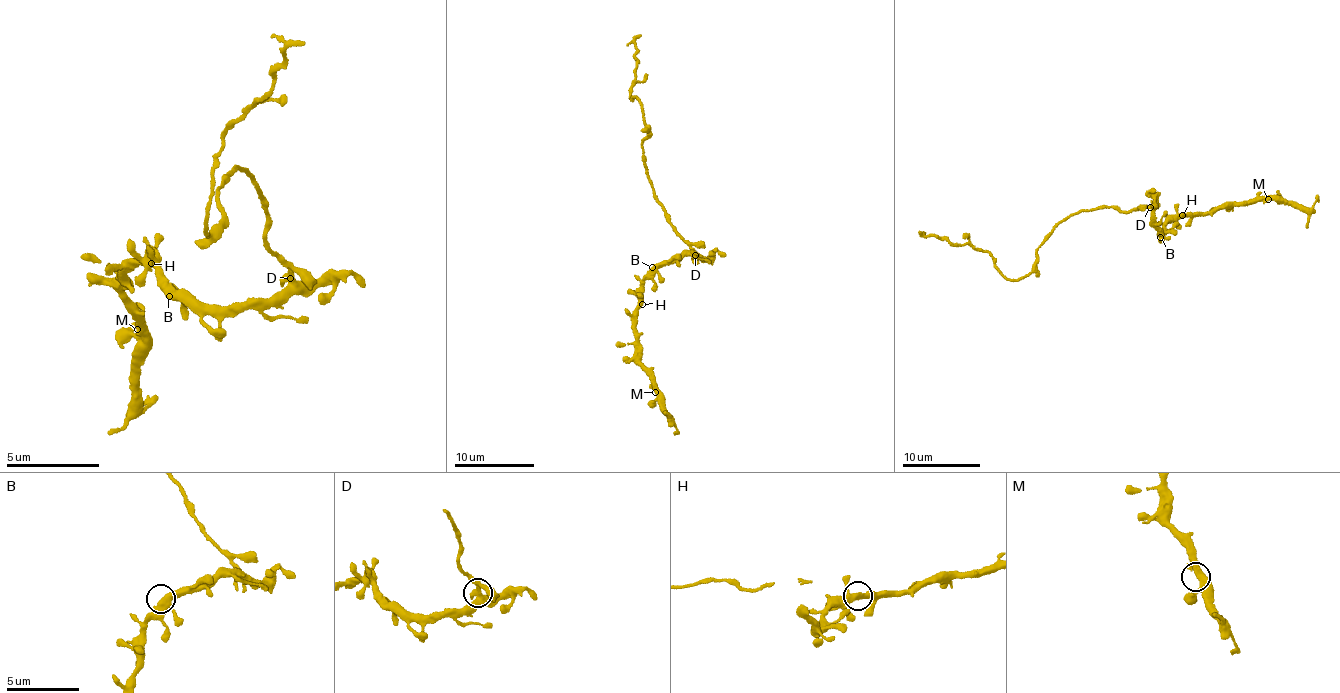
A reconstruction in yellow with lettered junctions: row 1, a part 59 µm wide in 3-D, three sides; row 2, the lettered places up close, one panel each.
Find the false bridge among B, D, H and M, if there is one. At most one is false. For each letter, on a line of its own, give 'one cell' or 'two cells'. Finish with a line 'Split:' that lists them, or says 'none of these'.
B: one cell
D: two cells
H: one cell
M: one cell
Split: D

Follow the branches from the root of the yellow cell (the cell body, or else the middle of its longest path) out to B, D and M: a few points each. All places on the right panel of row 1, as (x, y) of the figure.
B: (1123, 211), (1150, 207), (1153, 225), (1160, 237)
D: (1123, 211), (1150, 207)
M: (1123, 211), (1150, 207), (1153, 225), (1158, 233), (1163, 232), (1169, 220), (1207, 215), (1221, 208), (1268, 199)

